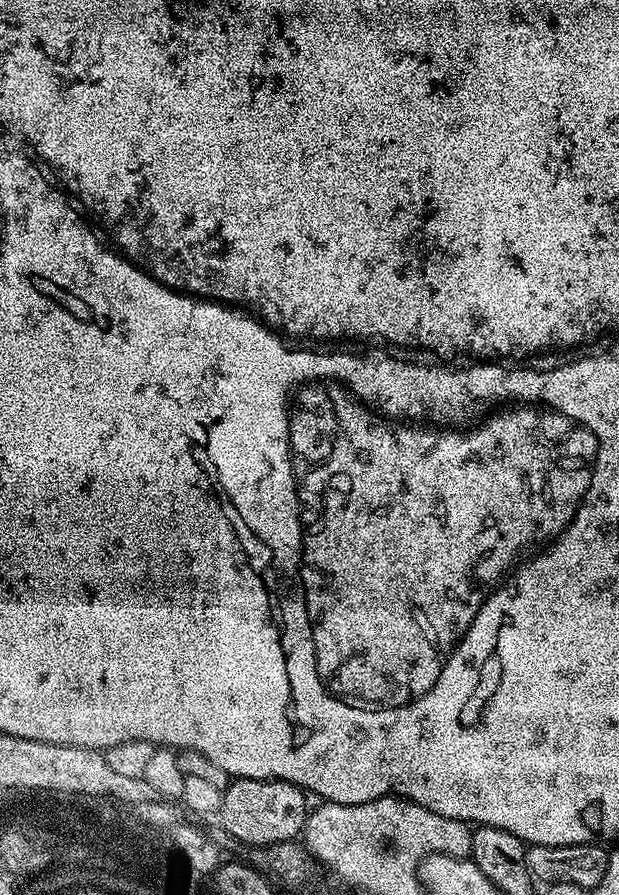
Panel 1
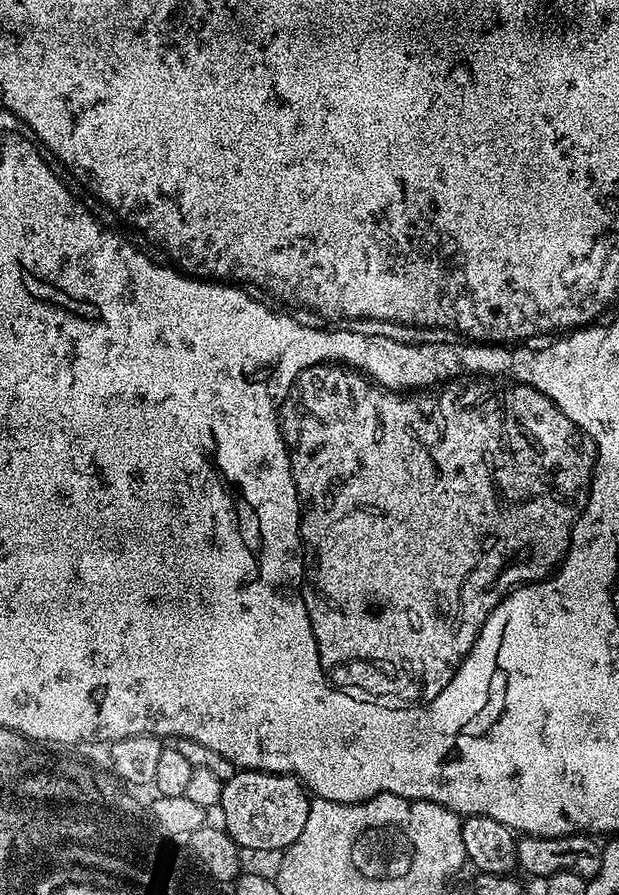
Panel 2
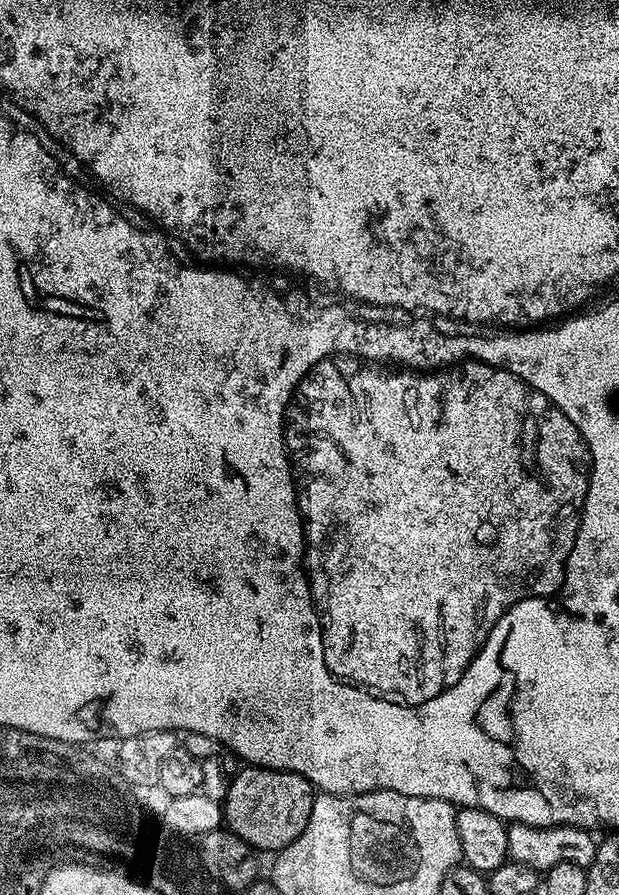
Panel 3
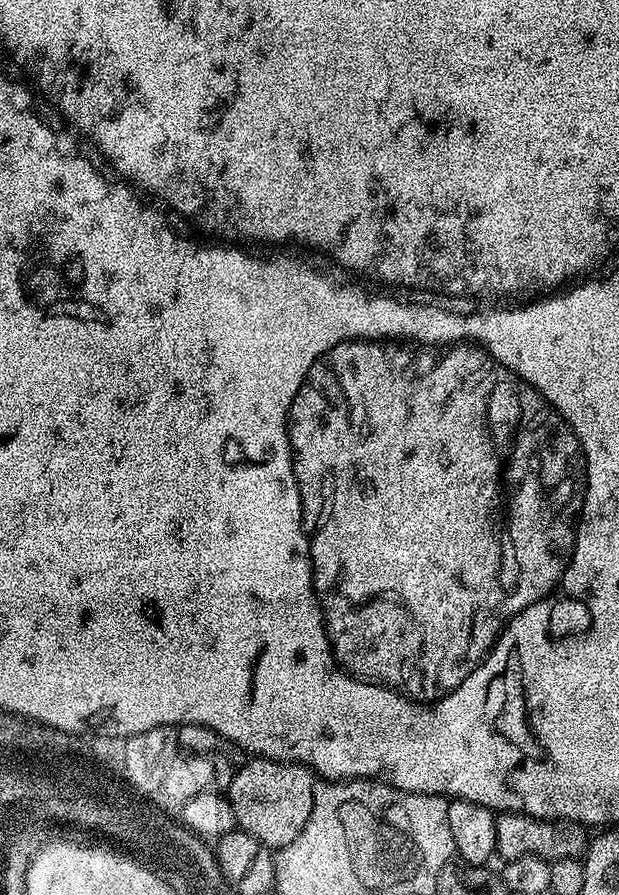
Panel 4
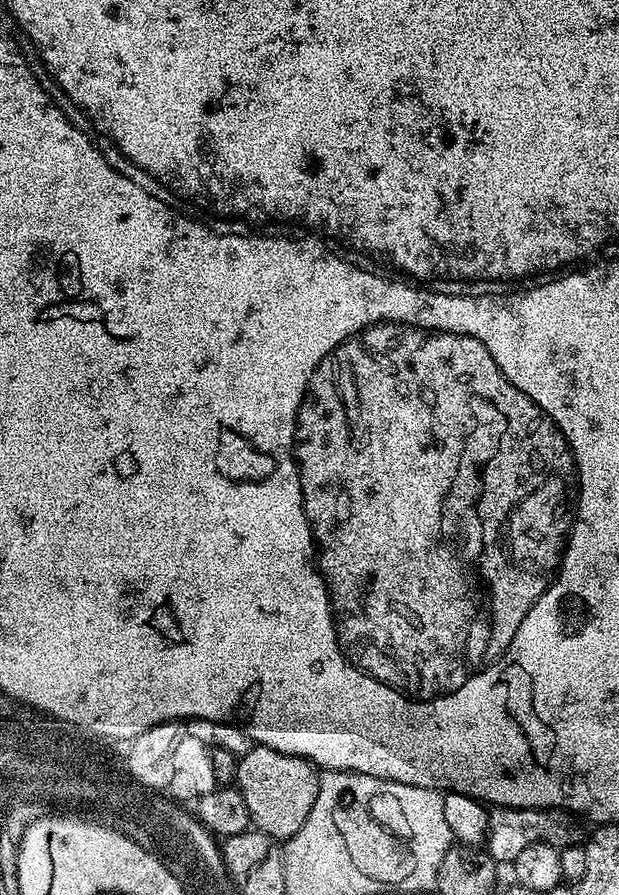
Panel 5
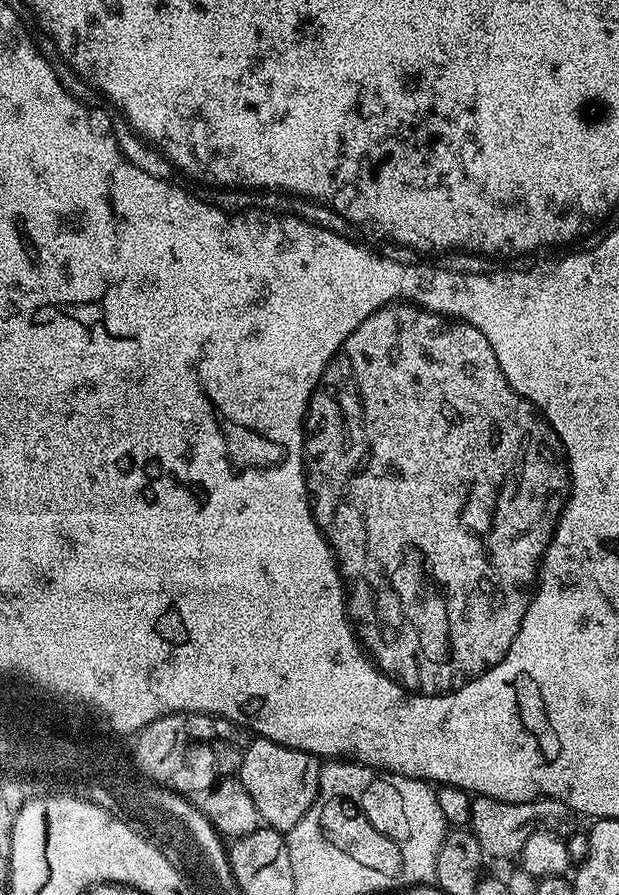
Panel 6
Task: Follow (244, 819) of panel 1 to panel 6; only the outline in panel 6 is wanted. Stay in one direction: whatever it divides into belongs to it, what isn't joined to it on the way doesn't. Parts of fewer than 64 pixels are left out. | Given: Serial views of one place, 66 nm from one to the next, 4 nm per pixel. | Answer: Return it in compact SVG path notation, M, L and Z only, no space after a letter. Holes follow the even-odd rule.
M253 739L244 749L239 780L246 794L254 798L259 819L267 827L277 832L288 833L310 810L314 798L320 789L321 761L311 752L303 752L297 748L287 748L273 740Z

